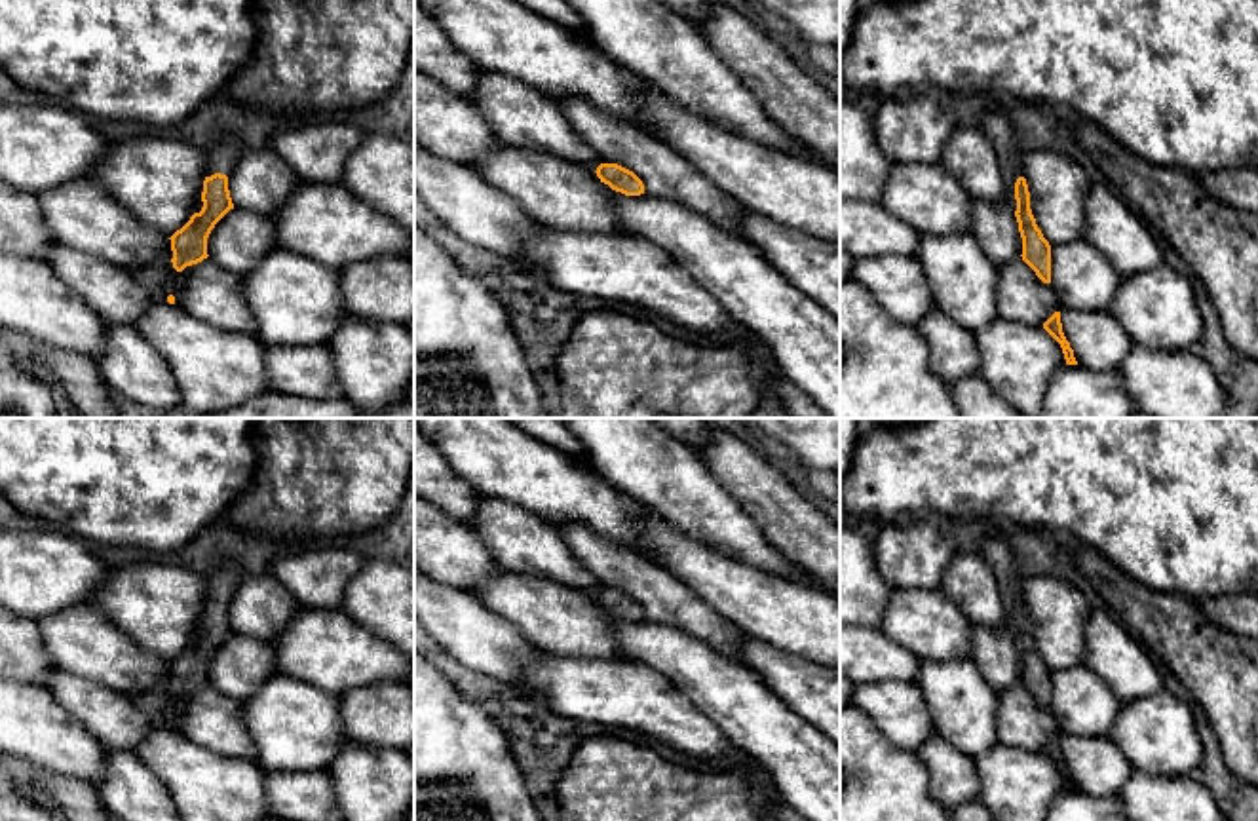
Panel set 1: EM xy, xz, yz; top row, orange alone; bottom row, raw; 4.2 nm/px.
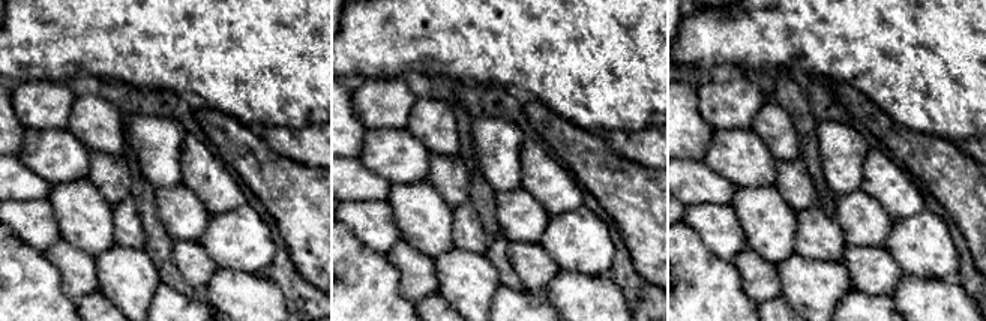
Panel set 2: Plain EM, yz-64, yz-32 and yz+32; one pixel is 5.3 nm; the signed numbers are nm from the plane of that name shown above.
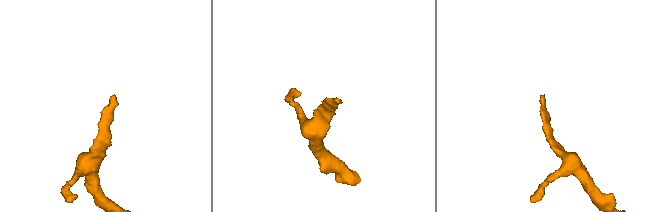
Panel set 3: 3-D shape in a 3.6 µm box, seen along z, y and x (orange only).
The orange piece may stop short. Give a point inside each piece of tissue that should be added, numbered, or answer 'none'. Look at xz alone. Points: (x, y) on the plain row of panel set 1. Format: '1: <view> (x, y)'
none

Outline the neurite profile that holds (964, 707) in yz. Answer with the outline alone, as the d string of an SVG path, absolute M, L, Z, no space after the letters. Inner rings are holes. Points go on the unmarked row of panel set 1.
M971 658L925 659L914 684L937 734L969 758L1000 743L1000 696Z

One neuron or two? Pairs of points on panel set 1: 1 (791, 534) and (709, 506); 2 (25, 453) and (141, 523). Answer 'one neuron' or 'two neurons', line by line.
1: two neurons
2: one neuron

